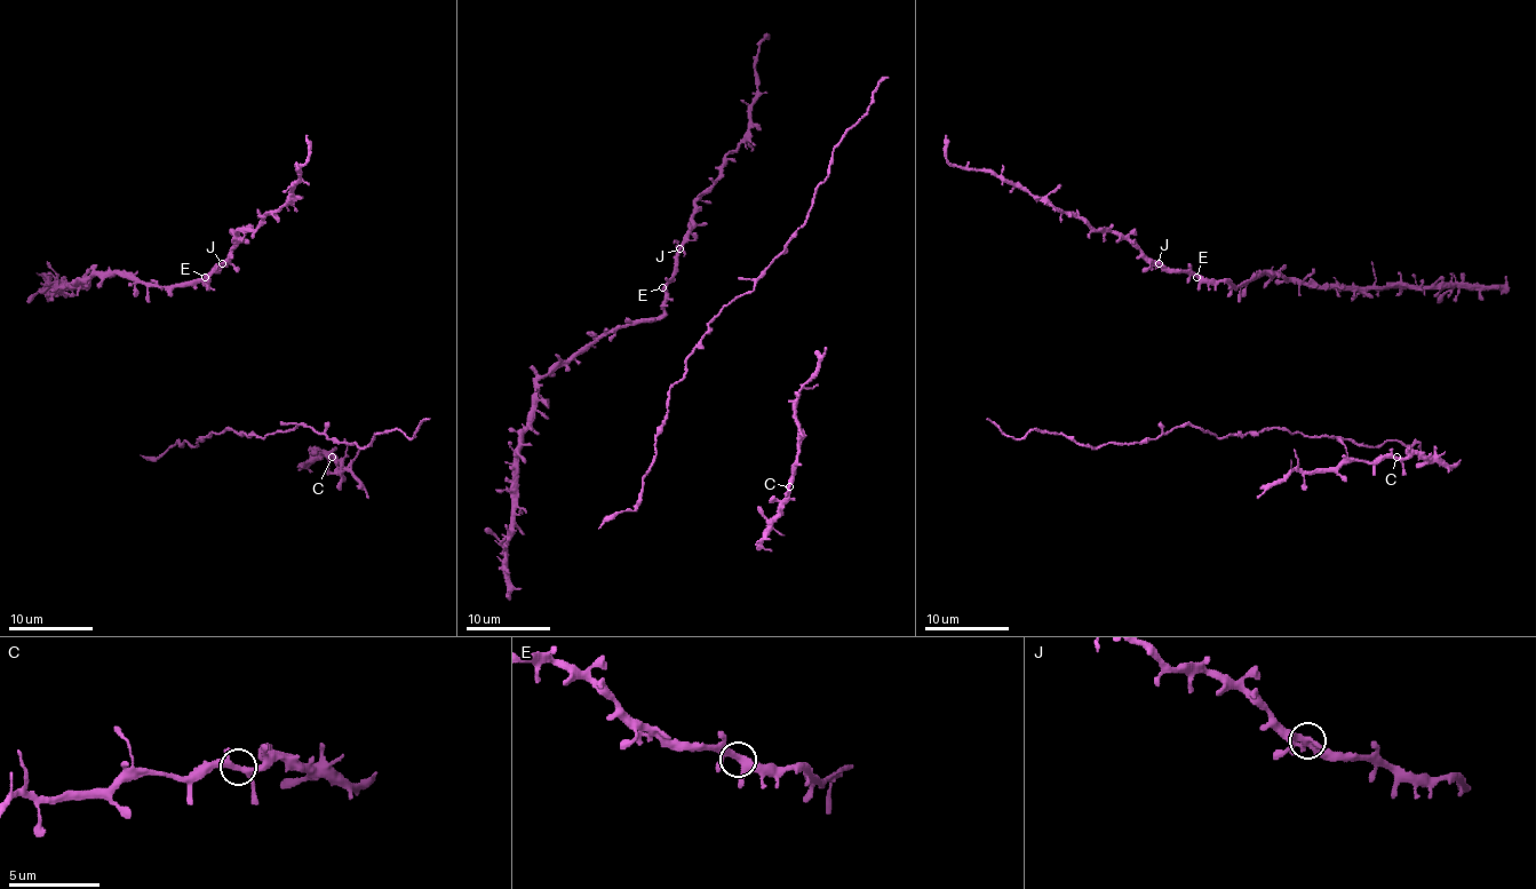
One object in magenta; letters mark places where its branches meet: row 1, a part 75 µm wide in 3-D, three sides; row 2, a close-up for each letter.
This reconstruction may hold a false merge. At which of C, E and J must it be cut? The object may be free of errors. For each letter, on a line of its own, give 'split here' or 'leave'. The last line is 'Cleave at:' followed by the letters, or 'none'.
C: leave
E: leave
J: leave
Cleave at: none

